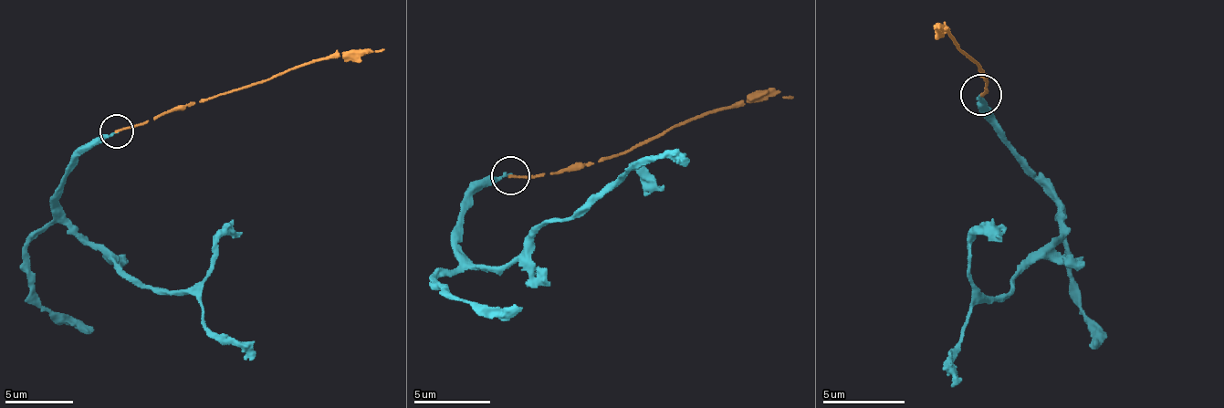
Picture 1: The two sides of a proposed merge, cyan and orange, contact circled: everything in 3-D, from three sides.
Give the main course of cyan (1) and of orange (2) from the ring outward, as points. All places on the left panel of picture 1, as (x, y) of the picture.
1: (116, 130), (65, 178), (58, 212), (137, 283), (199, 299), (203, 320), (255, 359)
2: (116, 130), (142, 126), (324, 58), (386, 48)

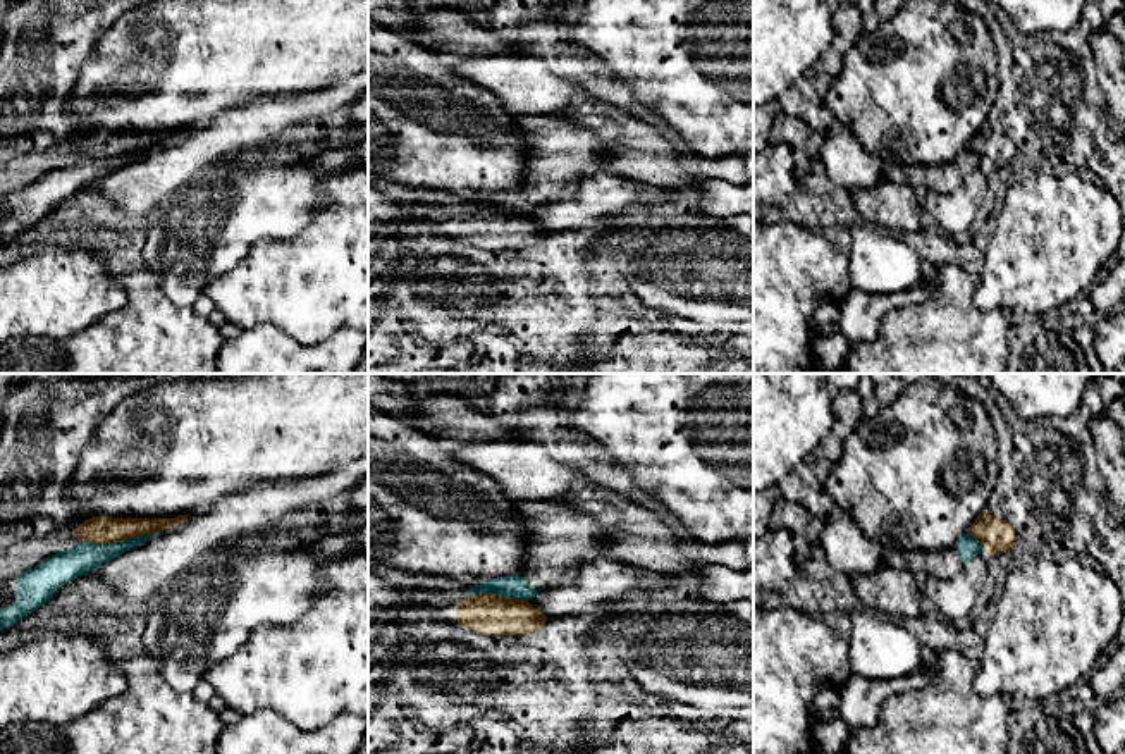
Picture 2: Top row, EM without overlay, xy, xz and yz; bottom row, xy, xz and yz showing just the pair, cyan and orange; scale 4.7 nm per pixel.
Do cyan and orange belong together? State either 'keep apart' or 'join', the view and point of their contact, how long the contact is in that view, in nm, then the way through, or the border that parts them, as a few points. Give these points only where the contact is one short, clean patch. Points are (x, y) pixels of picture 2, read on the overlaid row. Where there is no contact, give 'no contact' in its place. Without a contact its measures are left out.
keep apart | xy (119, 543) | 380 nm | along xy (159, 531), (121, 541), (81, 544)

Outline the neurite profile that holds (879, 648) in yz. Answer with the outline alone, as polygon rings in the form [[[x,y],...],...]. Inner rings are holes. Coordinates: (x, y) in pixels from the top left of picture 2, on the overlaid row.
[[[870,609],[850,615],[848,661],[851,673],[872,682],[900,680],[922,664],[924,649],[898,620]]]

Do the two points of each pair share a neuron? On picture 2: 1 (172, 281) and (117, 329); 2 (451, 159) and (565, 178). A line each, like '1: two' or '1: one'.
1: two
2: two

